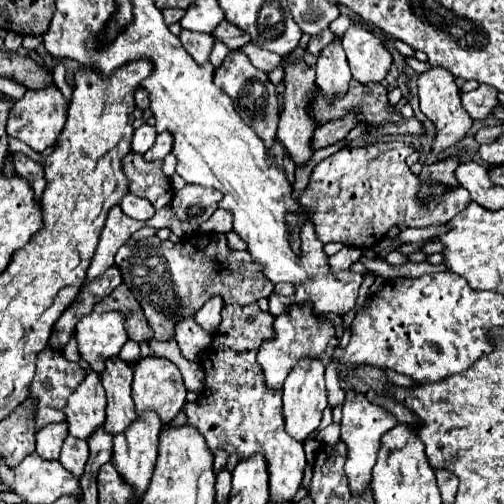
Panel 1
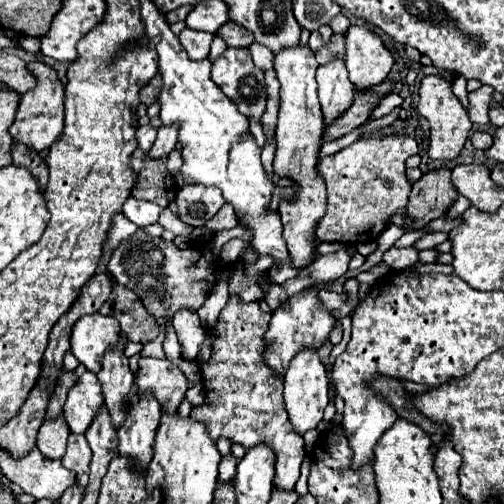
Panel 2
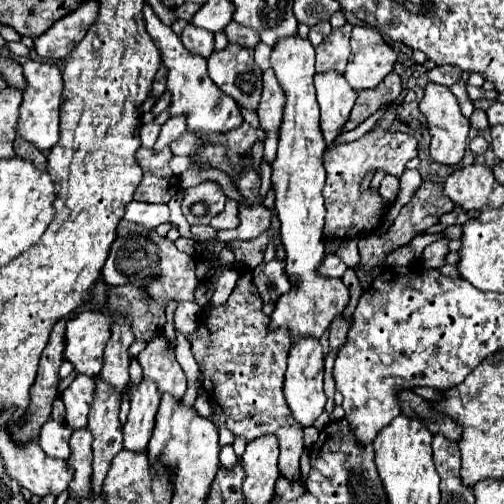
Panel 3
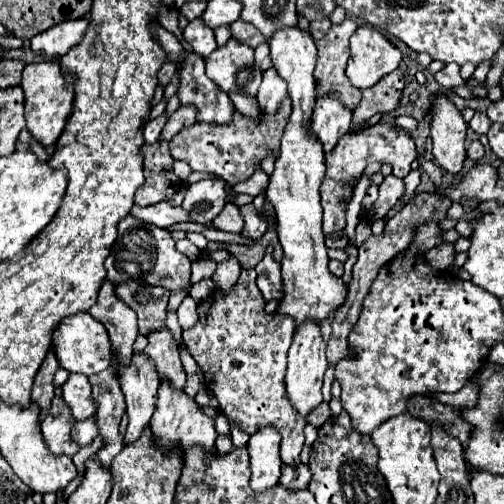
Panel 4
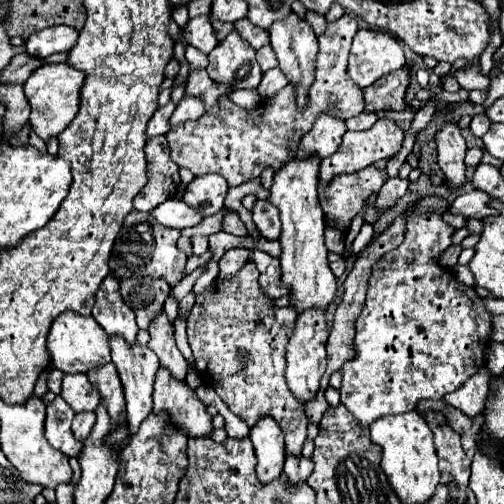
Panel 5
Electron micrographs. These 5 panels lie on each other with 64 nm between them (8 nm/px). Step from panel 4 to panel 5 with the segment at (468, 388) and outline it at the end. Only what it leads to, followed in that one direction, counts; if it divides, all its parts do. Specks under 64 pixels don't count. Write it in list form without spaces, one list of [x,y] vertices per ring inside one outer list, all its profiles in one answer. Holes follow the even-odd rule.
[[[484,366],[462,388],[446,394],[443,401],[454,408],[458,408],[458,410],[462,410],[466,416],[474,418],[474,416],[484,412],[488,392],[490,392],[490,372]]]

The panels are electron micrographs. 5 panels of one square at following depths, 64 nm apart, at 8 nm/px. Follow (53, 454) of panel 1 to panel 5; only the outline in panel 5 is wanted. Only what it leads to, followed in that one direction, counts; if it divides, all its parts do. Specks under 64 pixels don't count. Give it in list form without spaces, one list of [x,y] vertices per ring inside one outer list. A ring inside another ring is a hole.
[[[56,396],[48,404],[44,434],[50,442],[50,446],[64,452],[66,456],[78,456],[82,450],[82,444],[72,436],[72,430],[70,430],[74,416],[76,416],[74,410],[60,396]]]

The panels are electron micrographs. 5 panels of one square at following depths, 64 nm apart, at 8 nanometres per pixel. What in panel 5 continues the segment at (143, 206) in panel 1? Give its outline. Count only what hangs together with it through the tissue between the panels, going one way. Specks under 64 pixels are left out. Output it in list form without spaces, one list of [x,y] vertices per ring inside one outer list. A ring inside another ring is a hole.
[[[176,198],[166,200],[164,204],[158,204],[150,212],[152,212],[152,218],[158,224],[164,224],[164,226],[170,226],[170,228],[196,226],[202,220],[202,216],[194,208],[186,206],[182,200],[176,200]]]

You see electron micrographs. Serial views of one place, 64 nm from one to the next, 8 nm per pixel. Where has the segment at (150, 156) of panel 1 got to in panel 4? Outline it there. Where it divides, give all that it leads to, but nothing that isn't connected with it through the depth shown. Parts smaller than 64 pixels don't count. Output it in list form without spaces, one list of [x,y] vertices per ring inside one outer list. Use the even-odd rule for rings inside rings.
[[[178,108],[178,112],[174,112],[170,118],[168,118],[168,122],[166,122],[166,126],[164,126],[164,130],[162,130],[162,134],[160,134],[160,140],[164,142],[164,140],[170,140],[176,132],[180,132],[182,128],[186,128],[186,126],[192,126],[194,124],[194,118],[196,118],[196,108]]]

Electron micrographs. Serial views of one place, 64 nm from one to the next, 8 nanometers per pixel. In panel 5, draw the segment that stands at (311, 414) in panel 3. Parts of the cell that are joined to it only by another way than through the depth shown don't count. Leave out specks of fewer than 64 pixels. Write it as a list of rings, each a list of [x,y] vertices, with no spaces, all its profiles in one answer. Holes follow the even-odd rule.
[[[306,310],[298,316],[294,334],[290,336],[290,342],[286,346],[286,382],[290,392],[300,400],[300,404],[308,404],[316,398],[316,392],[320,388],[320,380],[326,372],[326,316],[320,310]]]

